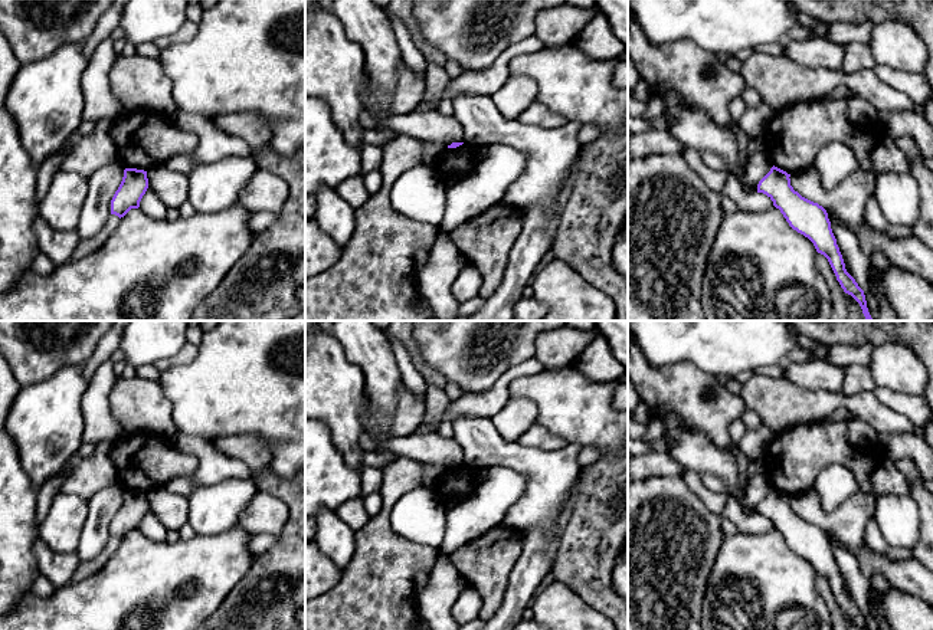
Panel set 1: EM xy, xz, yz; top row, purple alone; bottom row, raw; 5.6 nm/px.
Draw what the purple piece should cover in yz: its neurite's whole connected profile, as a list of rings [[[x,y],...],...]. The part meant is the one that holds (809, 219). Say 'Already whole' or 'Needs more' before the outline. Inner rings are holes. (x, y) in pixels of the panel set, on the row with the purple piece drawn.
Already whole. [[[773,165],[759,181],[757,193],[766,194],[789,226],[813,243],[816,252],[828,259],[844,292],[860,303],[867,321],[874,321],[868,312],[864,291],[845,269],[826,210],[795,191],[789,177],[790,174]]]

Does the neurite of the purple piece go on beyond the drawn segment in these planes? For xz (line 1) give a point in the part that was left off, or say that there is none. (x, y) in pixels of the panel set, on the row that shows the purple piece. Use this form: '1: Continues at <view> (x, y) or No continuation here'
1: No continuation here

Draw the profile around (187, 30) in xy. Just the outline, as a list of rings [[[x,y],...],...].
[[[187,20],[174,35],[160,37],[154,40],[154,43],[160,50],[163,50],[171,45],[184,43],[190,40],[196,35],[196,32],[197,32],[197,24]]]

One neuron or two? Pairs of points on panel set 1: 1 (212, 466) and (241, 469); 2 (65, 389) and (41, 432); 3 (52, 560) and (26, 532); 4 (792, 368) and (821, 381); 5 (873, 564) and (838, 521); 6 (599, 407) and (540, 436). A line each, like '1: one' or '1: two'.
1: one
2: one
3: two
4: one
5: two
6: two

